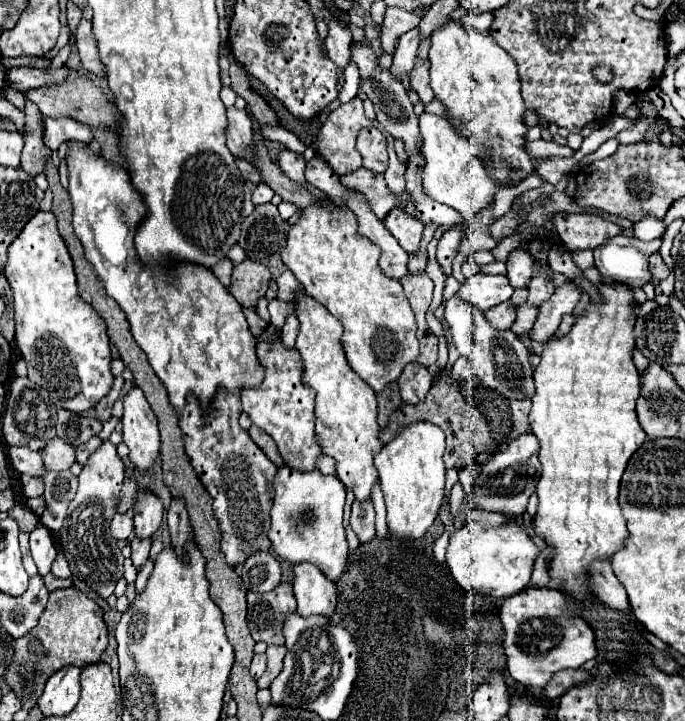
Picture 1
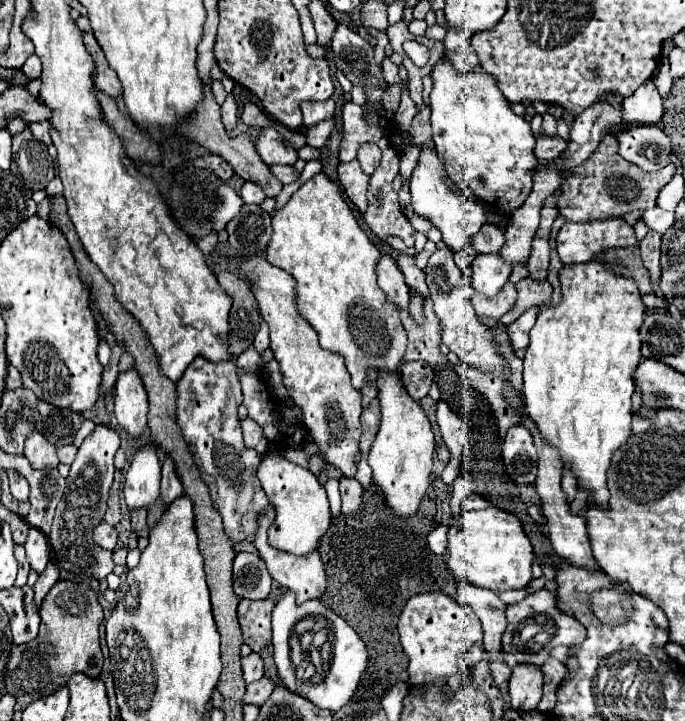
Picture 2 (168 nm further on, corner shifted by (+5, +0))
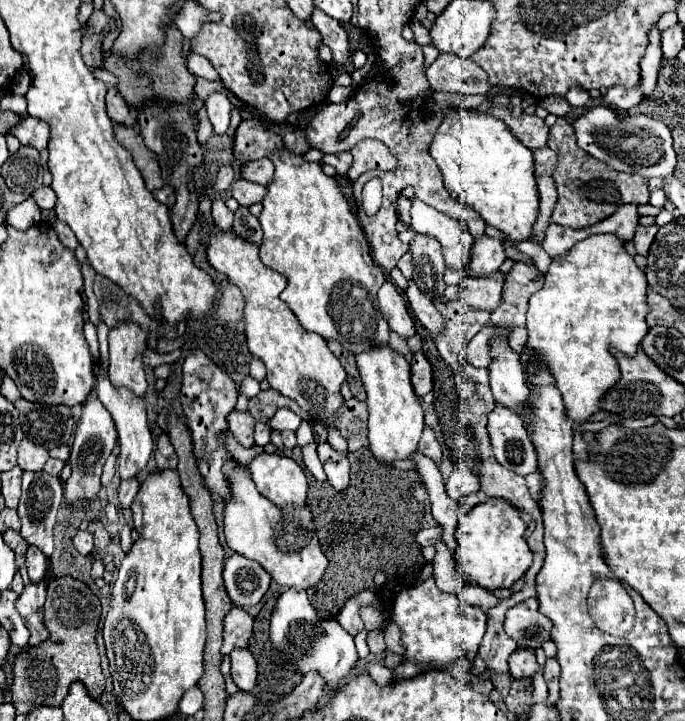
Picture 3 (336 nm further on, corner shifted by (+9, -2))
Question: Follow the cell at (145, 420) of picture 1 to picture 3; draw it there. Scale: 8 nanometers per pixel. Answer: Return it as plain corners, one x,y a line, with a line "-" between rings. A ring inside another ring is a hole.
118,324
110,330
110,382
114,388
128,388
134,396
144,398
148,388
142,352
146,334
136,324

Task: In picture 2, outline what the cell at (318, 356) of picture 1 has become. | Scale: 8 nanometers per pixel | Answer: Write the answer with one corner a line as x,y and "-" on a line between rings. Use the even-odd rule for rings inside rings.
262,256
248,258
228,258
230,264
238,266
254,292
254,298
260,308
262,320
270,330
270,350
280,364
282,382
288,394
304,412
304,426
312,432
318,448
326,454
326,460
334,464
344,476
352,478
356,474
354,454
358,452
360,440
360,412
362,412
362,394
352,388
350,374
344,366
344,358
330,350
322,350
318,344
318,334
300,318
296,310
296,294
294,294
294,278
272,266

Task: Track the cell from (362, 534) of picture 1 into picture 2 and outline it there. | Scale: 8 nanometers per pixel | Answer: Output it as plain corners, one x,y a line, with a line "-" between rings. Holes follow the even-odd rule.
340,476
338,482
340,482
340,496
342,496
342,514
346,514
346,516
356,514
362,506
360,482
354,478
346,478
346,476

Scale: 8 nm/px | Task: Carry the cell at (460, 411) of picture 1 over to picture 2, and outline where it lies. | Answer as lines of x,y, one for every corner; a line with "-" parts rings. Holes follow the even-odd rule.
378,400
370,402
368,408
362,410
362,436
360,436
360,452
362,456
368,456
370,446
374,442
374,436
378,432
378,424
380,424
380,408
378,408

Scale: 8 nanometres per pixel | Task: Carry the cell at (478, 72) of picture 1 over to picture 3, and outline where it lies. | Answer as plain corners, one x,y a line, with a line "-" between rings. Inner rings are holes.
450,108
446,112
446,118
438,126
432,144
430,144
430,156
436,160
446,190
460,202
474,208
488,226
494,226
502,230
510,240
526,240
530,238
532,224
538,216
538,190
534,180
534,156
530,148
526,148
512,130
504,124
504,120
498,120
490,112
482,110
460,110

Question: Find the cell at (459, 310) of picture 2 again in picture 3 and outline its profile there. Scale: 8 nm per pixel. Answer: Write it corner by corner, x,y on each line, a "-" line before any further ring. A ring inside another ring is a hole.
418,234
416,242
410,244
410,250
414,262
414,282
430,300
442,298
446,290
446,264
442,258
442,246
434,238

